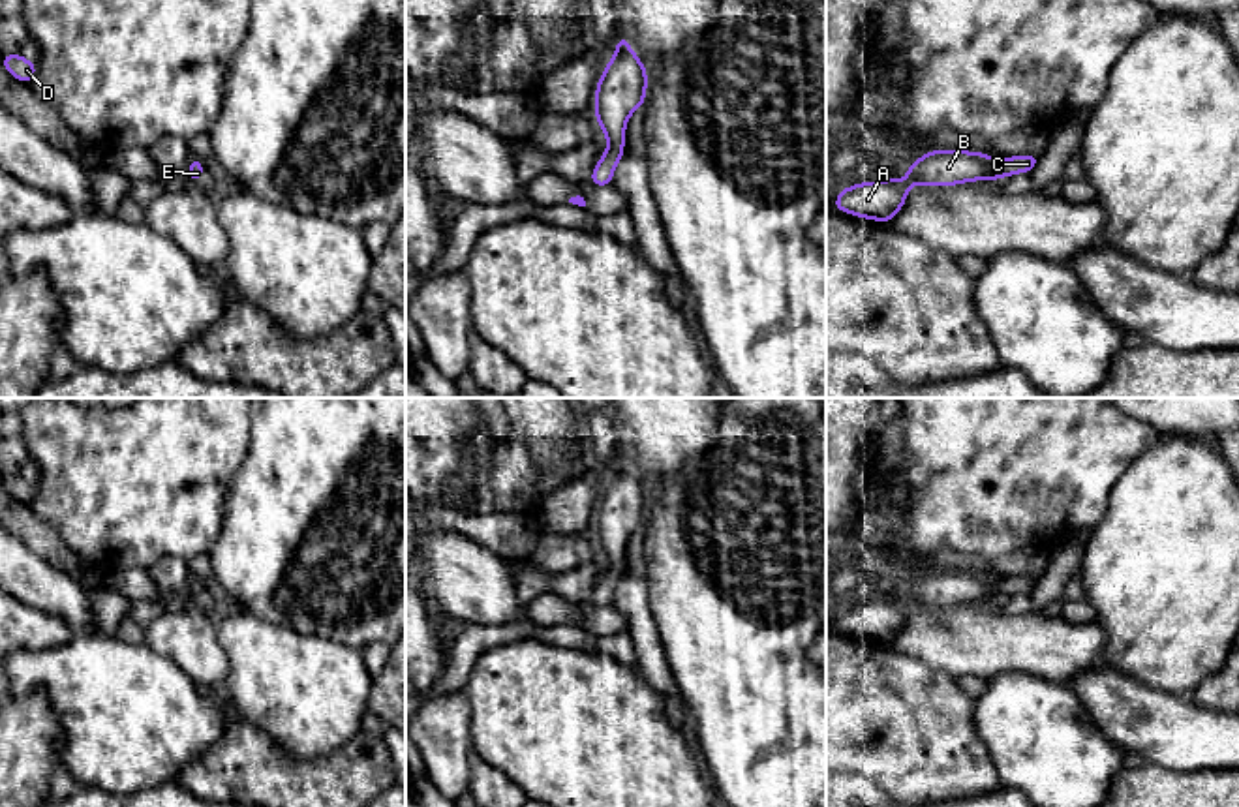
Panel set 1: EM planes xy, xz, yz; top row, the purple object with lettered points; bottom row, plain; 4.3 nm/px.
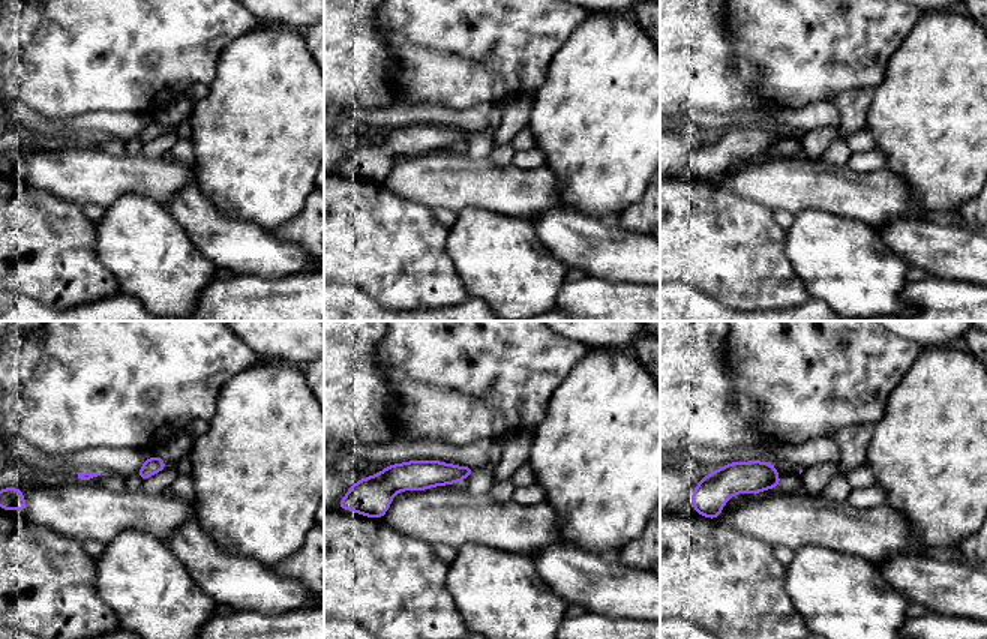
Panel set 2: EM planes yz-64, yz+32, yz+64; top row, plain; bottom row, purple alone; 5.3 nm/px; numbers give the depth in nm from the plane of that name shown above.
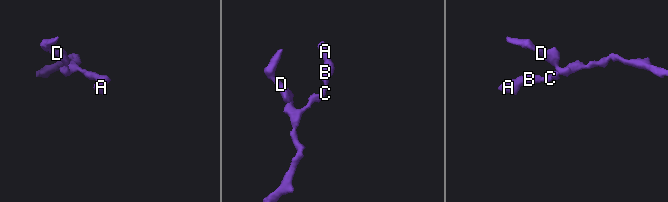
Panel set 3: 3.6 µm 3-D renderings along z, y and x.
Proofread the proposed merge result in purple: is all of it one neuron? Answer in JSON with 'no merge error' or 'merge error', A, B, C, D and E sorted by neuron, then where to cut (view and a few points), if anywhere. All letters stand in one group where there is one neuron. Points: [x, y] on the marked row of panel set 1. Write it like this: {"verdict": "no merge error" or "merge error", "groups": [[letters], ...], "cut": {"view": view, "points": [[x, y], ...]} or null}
{"verdict": "no merge error", "groups": [["A", "B", "C", "D", "E"]], "cut": null}

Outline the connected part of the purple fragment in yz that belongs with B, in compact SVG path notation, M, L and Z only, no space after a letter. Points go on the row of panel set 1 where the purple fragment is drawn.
M933 150L909 165L905 180L892 176L843 188L834 208L890 223L903 208L909 188L914 184L956 186L974 180L999 180L1017 173L1031 173L1036 163L1038 156L1034 154L993 160L984 152Z

